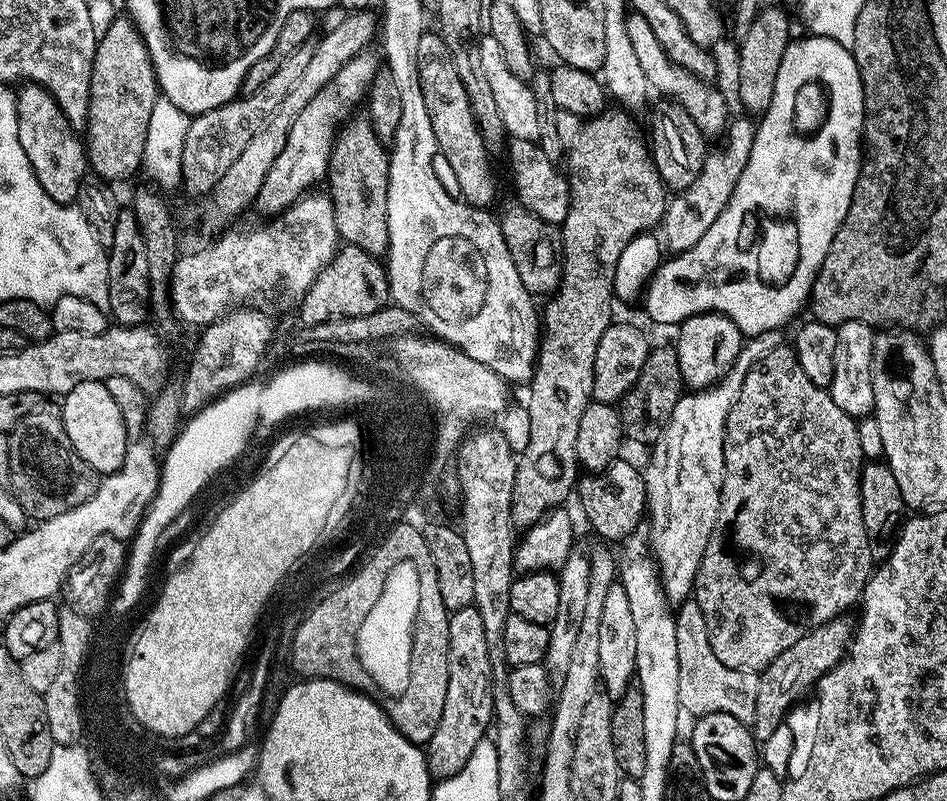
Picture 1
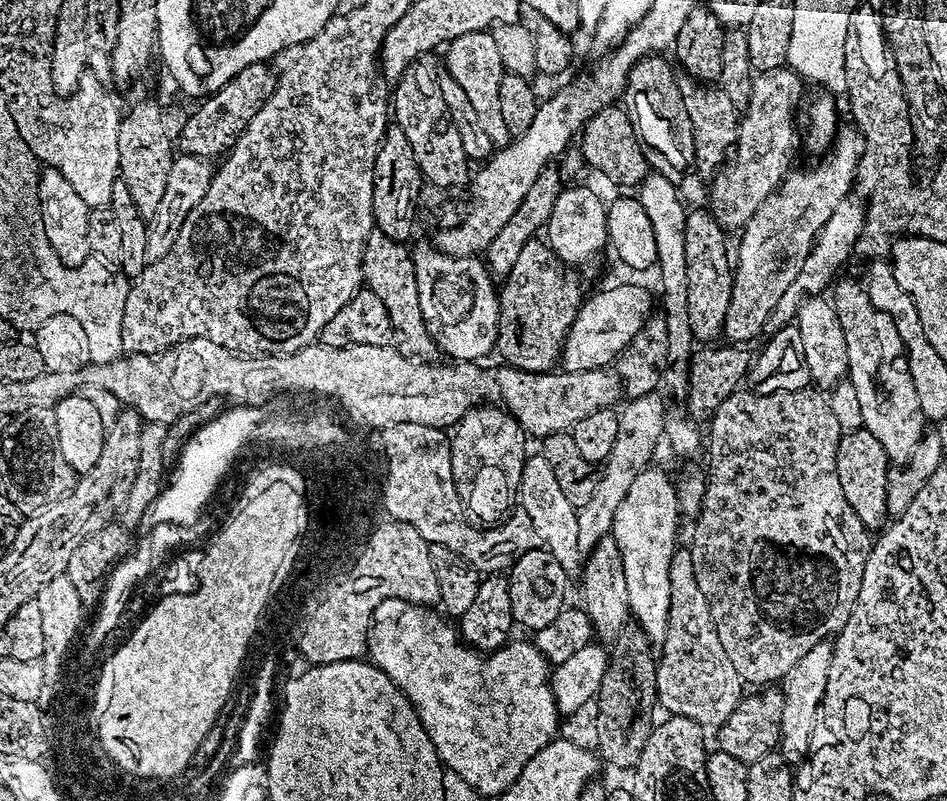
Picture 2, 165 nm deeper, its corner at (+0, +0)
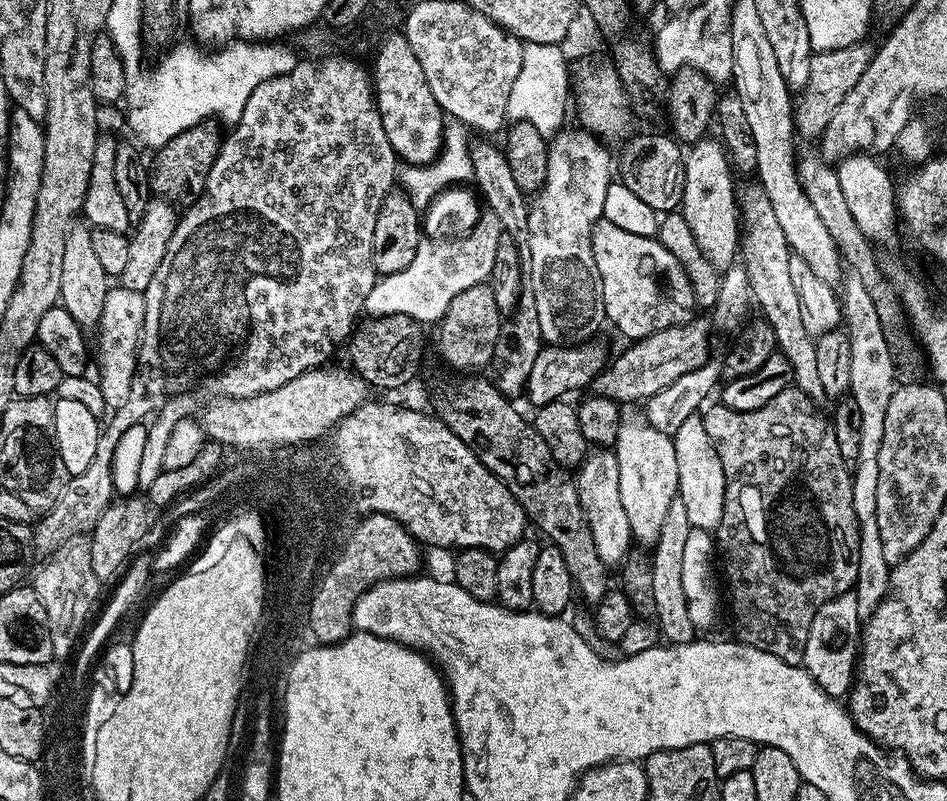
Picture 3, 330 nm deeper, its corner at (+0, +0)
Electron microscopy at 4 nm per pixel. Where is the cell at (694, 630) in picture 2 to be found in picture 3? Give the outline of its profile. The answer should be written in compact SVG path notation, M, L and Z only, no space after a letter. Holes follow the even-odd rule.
M679 498L676 499L670 506L670 510L666 510L666 519L662 521L662 534L658 534L650 552L653 566L654 601L657 606L654 620L663 639L672 644L689 644L694 639L690 610L686 610L686 593L682 590L682 556L685 553L686 537L690 535L692 528L682 501Z

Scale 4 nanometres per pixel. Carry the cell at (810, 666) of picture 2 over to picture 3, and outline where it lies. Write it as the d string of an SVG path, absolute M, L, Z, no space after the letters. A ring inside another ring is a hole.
M853 591L824 603L814 616L809 637L806 640L802 666L811 674L812 680L833 699L845 697L853 685L861 634L862 622L857 614Z

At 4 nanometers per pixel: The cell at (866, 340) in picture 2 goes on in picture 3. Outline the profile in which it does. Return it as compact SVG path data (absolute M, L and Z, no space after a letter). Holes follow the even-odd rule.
M773 78L769 97L764 102L764 110L760 111L756 116L752 116L749 120L750 130L752 130L753 144L756 146L757 166L755 169L756 178L761 188L766 190L766 196L770 199L770 206L774 209L774 216L778 221L778 226L782 228L782 232L786 236L789 249L796 255L802 258L810 270L813 271L818 278L822 278L828 284L837 285L842 278L840 266L842 268L842 257L837 247L837 242L830 234L830 230L826 228L820 215L817 213L814 204L809 200L801 183L798 180L797 169L793 164L792 158L790 162L790 144L787 138L795 135L795 122L794 122L794 104L790 102L790 89L781 78Z

